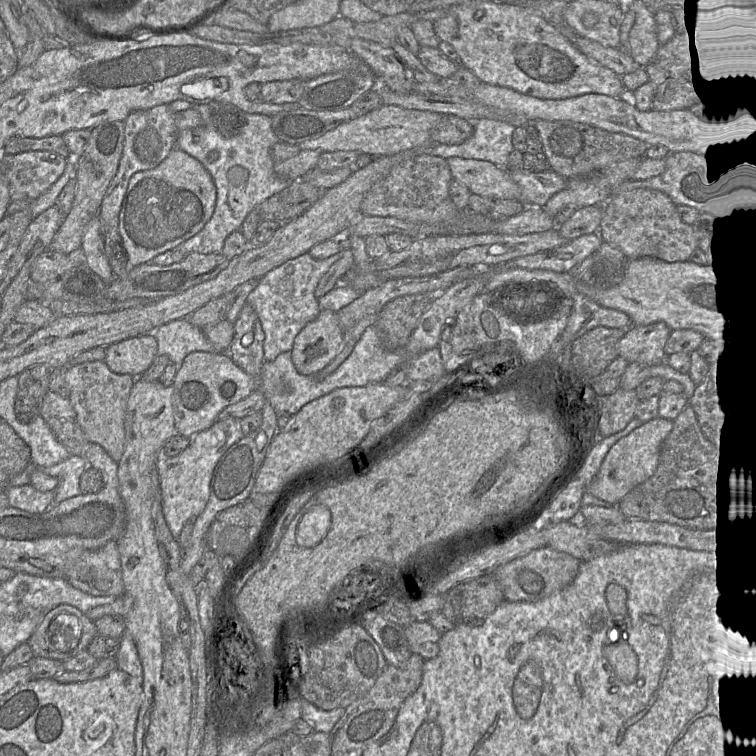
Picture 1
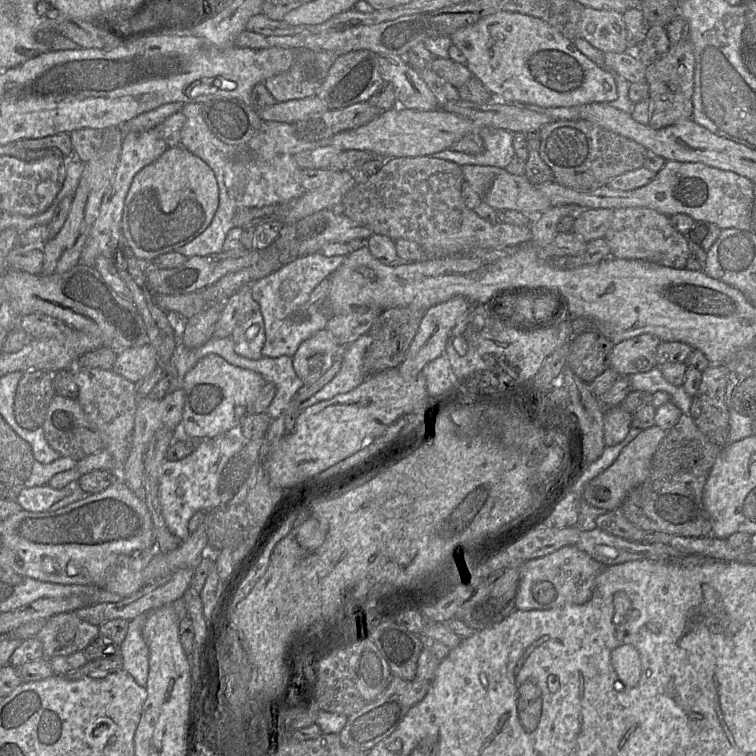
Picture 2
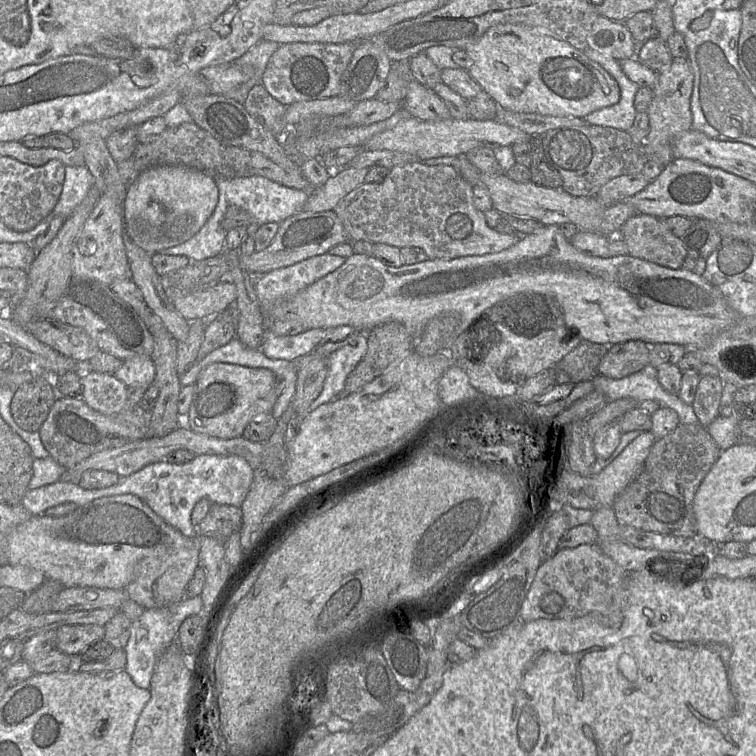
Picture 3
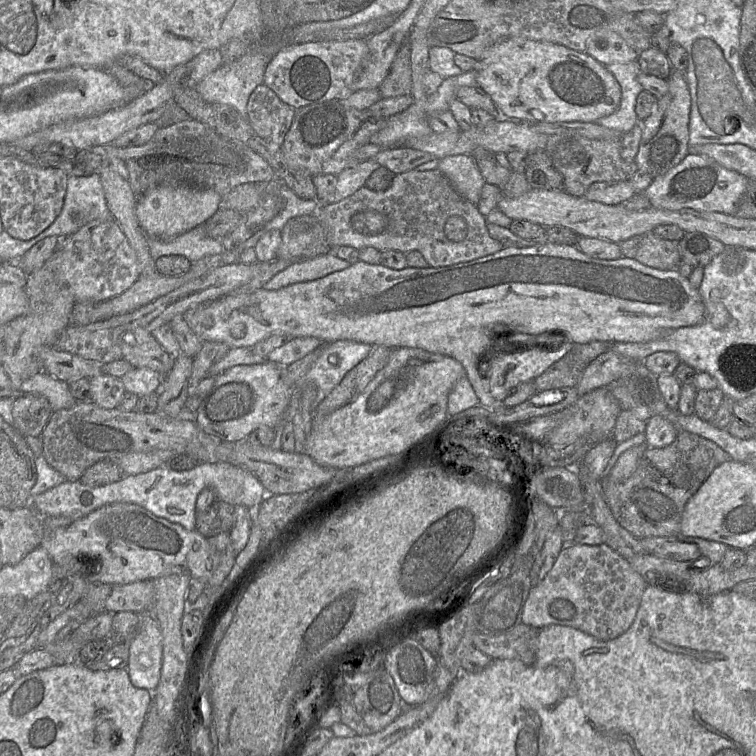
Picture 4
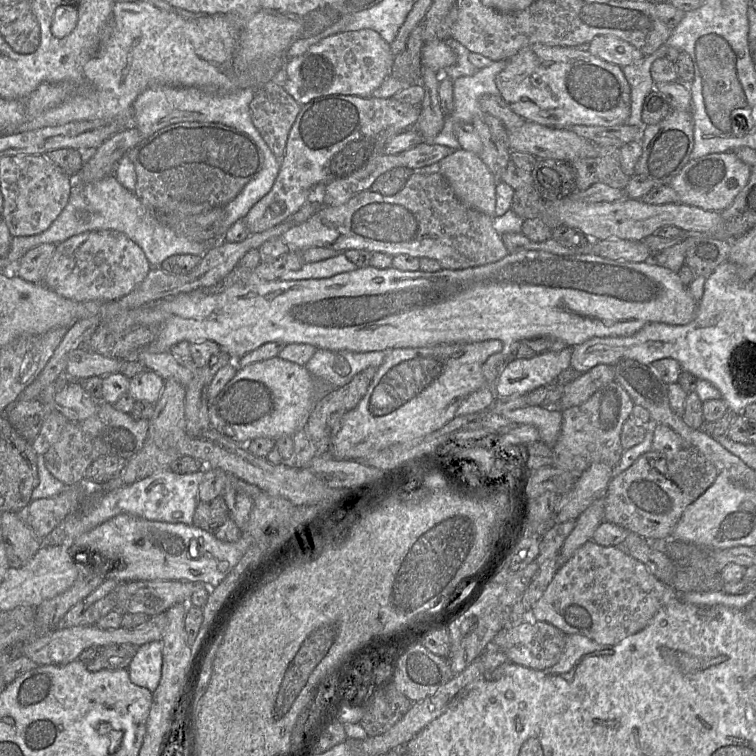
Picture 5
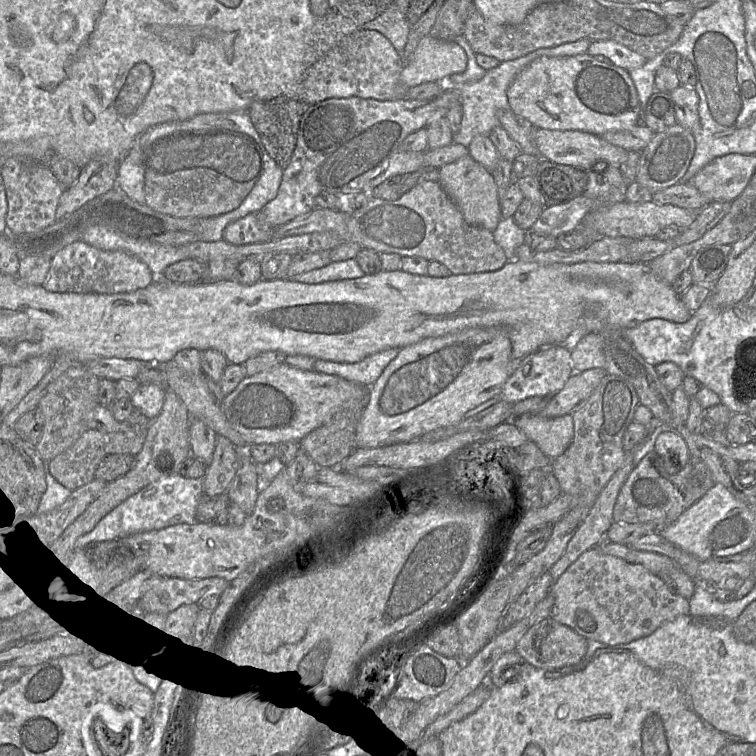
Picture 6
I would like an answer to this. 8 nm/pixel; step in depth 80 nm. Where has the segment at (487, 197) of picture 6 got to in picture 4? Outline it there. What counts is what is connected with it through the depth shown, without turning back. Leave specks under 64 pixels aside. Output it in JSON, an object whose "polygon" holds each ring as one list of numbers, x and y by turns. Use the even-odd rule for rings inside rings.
{"polygon":[[471,154,444,157,438,169,463,198,477,206,486,181]]}

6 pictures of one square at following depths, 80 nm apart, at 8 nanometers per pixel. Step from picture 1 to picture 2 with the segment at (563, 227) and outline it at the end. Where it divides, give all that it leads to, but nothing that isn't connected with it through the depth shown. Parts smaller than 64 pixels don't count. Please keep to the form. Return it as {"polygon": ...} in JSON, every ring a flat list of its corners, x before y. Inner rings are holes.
{"polygon":[[586,209,574,217,572,232,581,235,587,242,604,238,613,216,613,209]]}

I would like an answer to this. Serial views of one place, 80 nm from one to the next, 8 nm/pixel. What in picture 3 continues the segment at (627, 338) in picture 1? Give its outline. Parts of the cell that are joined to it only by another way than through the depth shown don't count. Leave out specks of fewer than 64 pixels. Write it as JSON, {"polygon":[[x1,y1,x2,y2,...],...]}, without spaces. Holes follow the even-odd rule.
{"polygon":[[641,340,613,344,598,365,598,374,620,379,649,365,650,345]]}

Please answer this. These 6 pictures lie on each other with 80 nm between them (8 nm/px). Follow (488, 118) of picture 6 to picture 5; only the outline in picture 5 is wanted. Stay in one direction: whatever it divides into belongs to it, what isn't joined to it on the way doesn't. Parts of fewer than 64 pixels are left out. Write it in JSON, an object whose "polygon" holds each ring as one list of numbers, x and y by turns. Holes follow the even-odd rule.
{"polygon":[[493,61,490,66,477,70,472,76,459,77,452,80,454,107,444,114,445,125,435,139,435,144,461,149,454,131,454,124,473,124,476,119,483,119,484,111,480,107,480,98,490,95,503,101,496,85,497,75,506,67,507,61]]}

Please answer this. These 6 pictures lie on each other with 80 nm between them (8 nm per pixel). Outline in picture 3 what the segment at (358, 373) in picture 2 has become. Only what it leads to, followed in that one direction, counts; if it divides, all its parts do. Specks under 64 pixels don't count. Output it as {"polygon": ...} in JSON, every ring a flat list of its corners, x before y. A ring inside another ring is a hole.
{"polygon":[[359,333,348,344,327,357,328,372,320,395,312,402,309,412,340,398,350,373,361,362,368,348,367,333]]}

